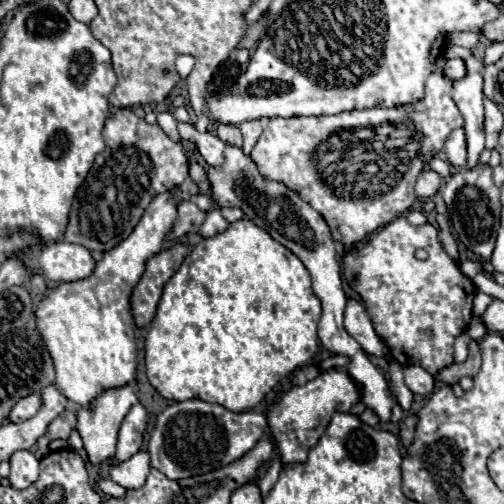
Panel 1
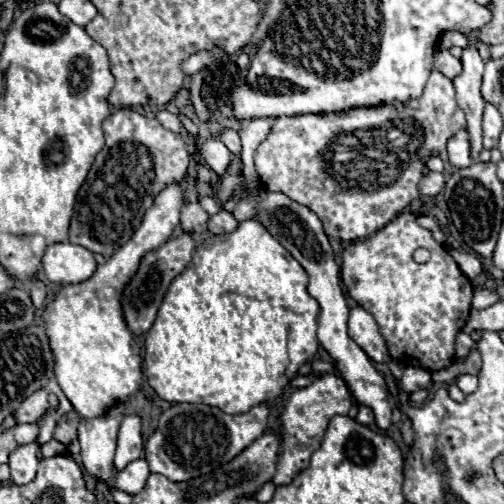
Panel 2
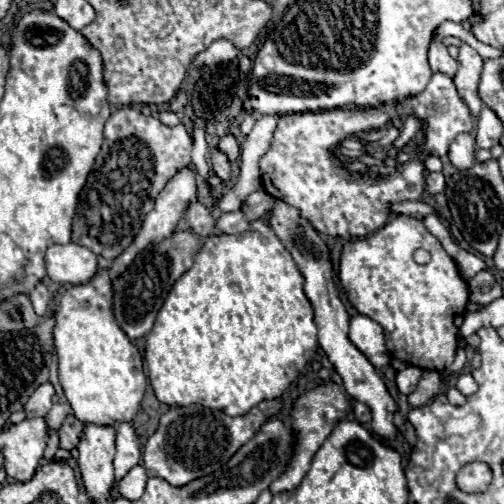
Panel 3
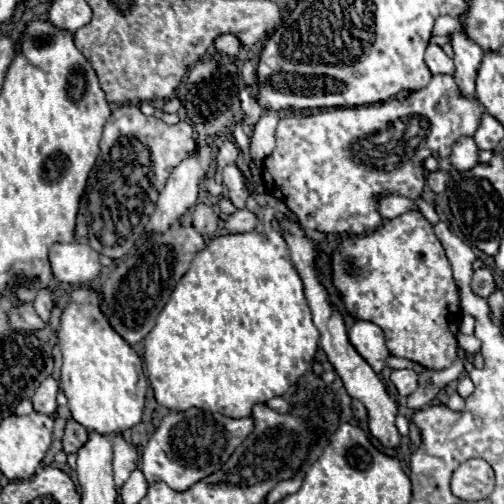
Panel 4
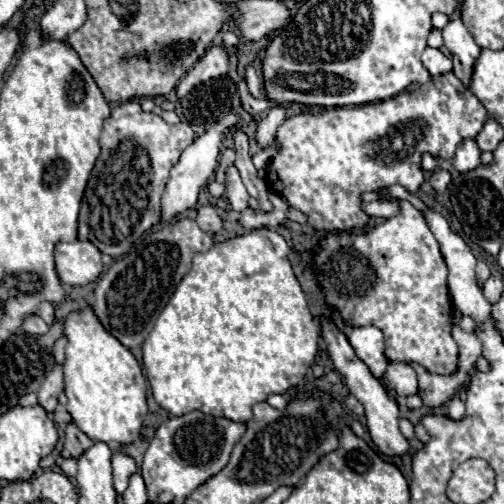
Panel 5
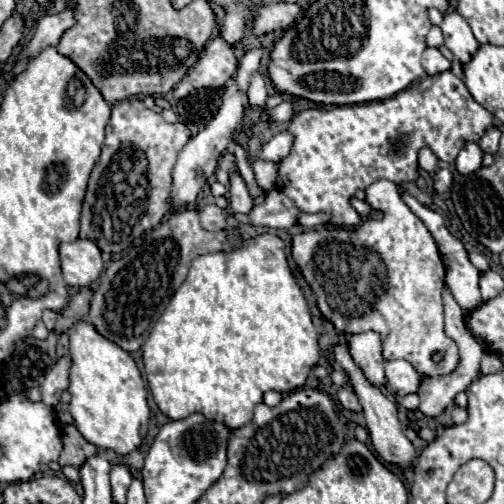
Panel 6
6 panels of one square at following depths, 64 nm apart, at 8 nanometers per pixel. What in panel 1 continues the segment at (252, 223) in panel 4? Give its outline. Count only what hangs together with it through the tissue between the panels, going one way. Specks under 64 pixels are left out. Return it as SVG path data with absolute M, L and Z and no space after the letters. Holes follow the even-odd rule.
M214 208L212 212L208 212L204 224L200 226L200 234L206 236L206 238L210 238L210 236L216 236L216 234L224 232L228 226L230 226L230 224L228 224L228 220L222 216L220 208Z

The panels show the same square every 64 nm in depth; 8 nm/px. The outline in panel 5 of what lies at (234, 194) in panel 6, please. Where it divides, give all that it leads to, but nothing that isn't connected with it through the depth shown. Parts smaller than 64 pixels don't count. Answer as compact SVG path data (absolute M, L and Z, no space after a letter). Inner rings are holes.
M230 166L226 170L226 198L228 198L230 206L232 206L232 210L236 210L236 212L242 212L242 210L248 208L250 196L246 192L246 186L244 186L236 166Z

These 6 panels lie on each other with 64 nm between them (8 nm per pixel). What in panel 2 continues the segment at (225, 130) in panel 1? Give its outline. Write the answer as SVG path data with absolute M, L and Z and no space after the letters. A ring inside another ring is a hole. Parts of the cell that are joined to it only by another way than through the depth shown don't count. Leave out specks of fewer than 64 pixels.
M224 130L224 132L220 134L220 140L222 140L222 144L224 144L234 156L240 154L240 136L238 136L238 132L234 132L234 130Z

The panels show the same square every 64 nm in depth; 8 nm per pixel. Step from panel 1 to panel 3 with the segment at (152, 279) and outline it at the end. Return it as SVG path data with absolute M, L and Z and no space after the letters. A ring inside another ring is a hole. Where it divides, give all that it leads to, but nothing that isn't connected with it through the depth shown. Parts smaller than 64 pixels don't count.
M174 230L172 236L144 248L132 260L132 264L126 268L126 272L120 274L118 278L114 278L114 282L112 282L112 312L114 312L118 326L124 330L124 334L130 340L138 340L152 330L156 314L162 308L164 300L168 298L170 288L192 266L194 256L200 248L202 248L202 244L194 232Z

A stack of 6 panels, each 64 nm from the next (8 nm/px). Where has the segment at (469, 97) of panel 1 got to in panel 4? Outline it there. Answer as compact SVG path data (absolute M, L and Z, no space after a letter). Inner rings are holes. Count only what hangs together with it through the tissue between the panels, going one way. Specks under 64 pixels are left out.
M456 30L448 34L452 50L454 50L454 64L456 64L456 84L464 92L464 96L474 98L474 80L476 80L476 68L480 66L480 60L484 56L482 48L472 42L464 30Z

